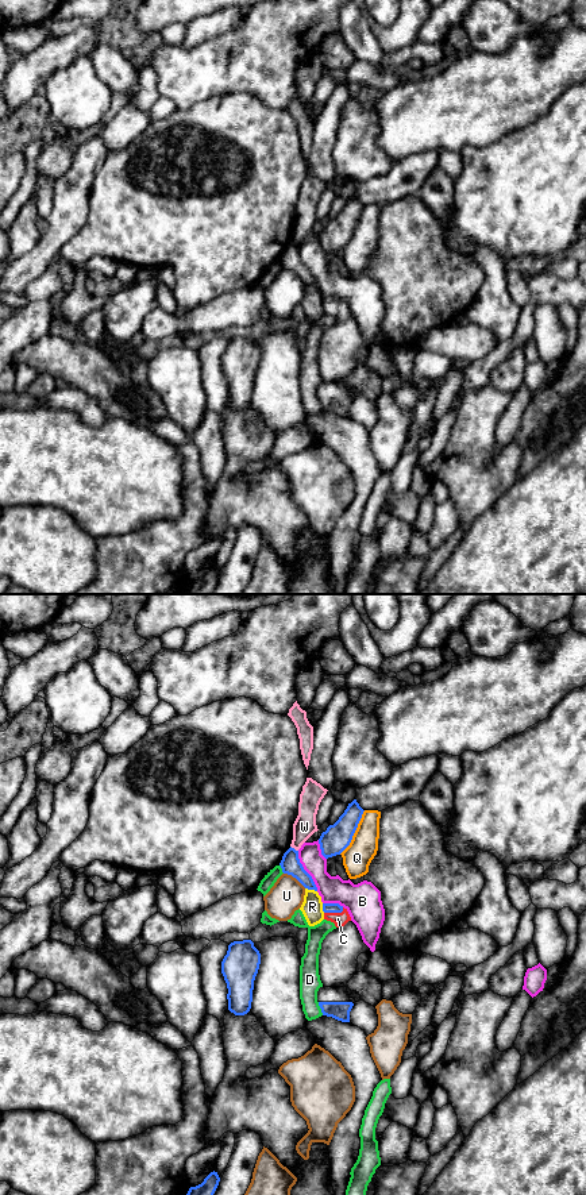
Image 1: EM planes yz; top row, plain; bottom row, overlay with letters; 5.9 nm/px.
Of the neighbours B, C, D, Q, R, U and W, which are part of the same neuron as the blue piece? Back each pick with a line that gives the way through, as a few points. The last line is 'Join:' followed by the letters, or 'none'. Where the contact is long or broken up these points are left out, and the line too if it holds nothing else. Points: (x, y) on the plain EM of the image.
C: across yz (327, 303), (334, 307), (338, 313)
Join: C

